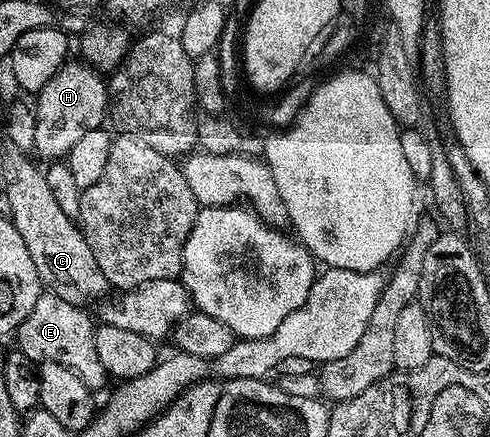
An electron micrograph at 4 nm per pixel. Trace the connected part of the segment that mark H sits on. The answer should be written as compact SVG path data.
M72 58L61 66L58 74L42 86L35 97L36 125L34 126L35 155L44 162L56 162L67 157L68 151L90 130L105 123L110 97L105 77L93 65Z

